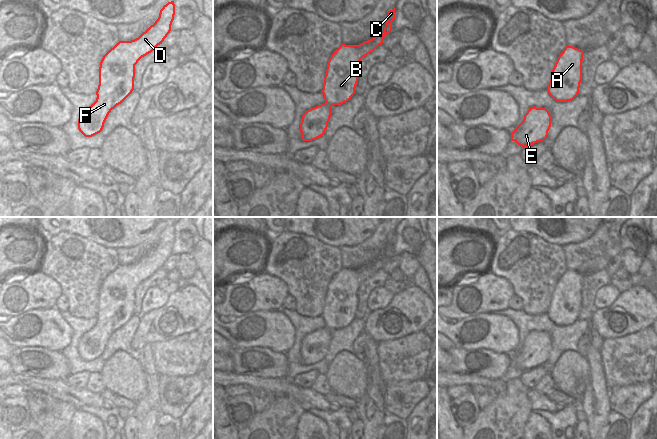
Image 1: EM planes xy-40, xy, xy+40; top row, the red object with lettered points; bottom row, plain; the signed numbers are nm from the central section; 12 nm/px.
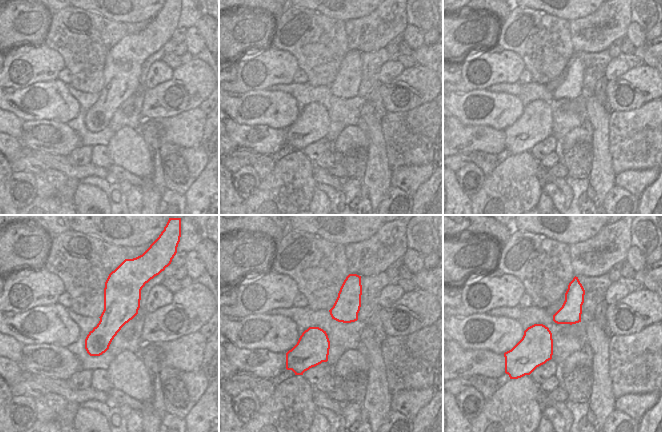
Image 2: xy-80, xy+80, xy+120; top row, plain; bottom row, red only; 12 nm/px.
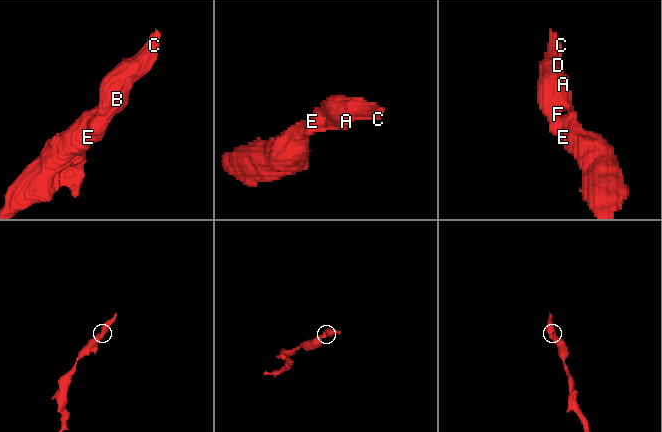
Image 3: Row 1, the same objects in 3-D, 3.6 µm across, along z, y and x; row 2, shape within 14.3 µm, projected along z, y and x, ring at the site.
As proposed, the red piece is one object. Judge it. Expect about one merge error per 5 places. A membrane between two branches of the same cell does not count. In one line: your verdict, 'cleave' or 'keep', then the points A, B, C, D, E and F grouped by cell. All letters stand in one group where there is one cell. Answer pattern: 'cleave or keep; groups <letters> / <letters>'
keep; groups A B C D E F

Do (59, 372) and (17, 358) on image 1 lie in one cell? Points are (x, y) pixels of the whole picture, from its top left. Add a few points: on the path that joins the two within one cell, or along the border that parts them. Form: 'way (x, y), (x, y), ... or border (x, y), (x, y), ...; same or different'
way (49, 364), (27, 361); same

